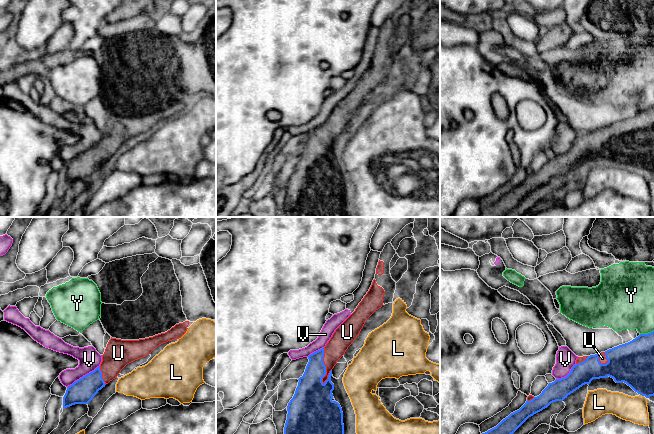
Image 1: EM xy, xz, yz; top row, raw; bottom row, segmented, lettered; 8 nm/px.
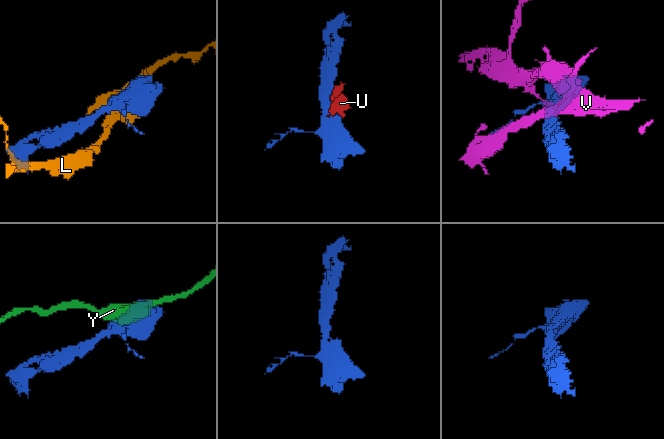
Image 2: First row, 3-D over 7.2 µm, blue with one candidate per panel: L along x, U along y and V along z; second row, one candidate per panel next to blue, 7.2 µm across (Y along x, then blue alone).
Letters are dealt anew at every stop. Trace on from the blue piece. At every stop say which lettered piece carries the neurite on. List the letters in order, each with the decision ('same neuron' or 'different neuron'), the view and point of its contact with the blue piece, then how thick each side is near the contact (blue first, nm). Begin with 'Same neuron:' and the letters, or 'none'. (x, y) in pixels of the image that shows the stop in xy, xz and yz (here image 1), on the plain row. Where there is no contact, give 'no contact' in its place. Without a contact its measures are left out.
Same neuron: U
L: different neuron; contact yz (642, 171); calibres 320 and 200 nm
U: same neuron; contact xz (325, 142); calibres 240 and 160 nm
V: different neuron; contact xy (83, 152); calibres 200 and 180 nm
Y: different neuron; contact yz (646, 110); calibres 340 and 360 nm

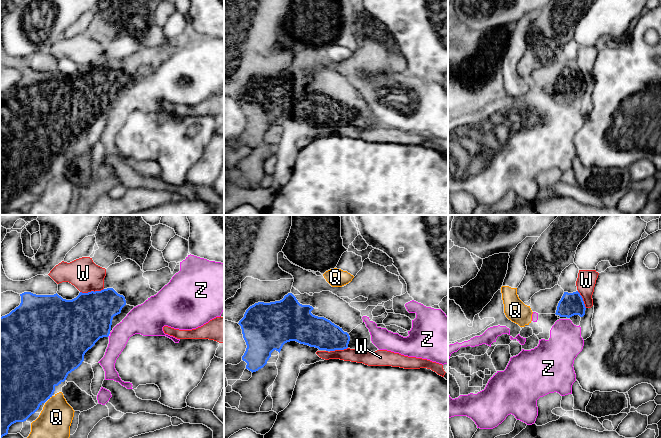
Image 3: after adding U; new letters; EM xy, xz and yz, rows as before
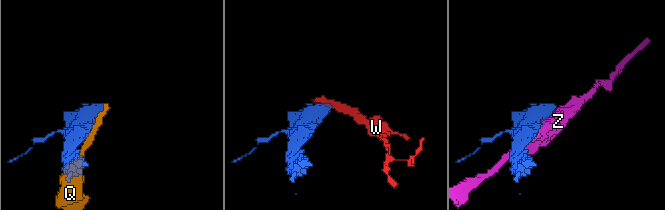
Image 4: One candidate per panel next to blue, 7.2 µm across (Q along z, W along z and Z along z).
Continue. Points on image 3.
Same neuron: none
Q: different neuron; no contact
W: different neuron; contact xy (91, 67); calibres 380 and 240 nm
Z: different neuron; no contact

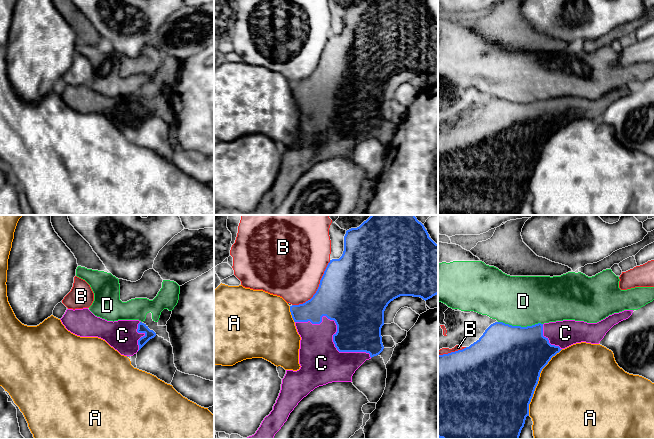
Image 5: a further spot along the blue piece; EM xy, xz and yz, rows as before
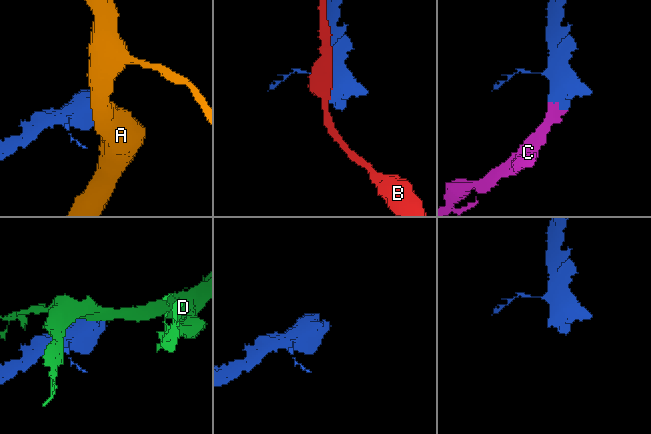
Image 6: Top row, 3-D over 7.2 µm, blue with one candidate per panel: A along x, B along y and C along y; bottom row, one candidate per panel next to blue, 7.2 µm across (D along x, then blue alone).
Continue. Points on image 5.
Same neuron: C
A: different neuron; contact yz (538, 156); calibres 500 and 500 nm
B: different neuron; contact xz (318, 64); calibres 500 and 460 nm
C: same neuron; contact xz (336, 108); calibres 420 and 320 nm
D: different neuron; contact yz (520, 102); calibres 500 and 400 nm

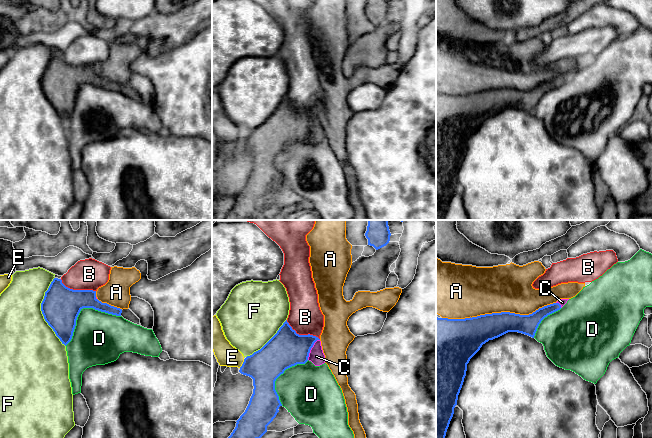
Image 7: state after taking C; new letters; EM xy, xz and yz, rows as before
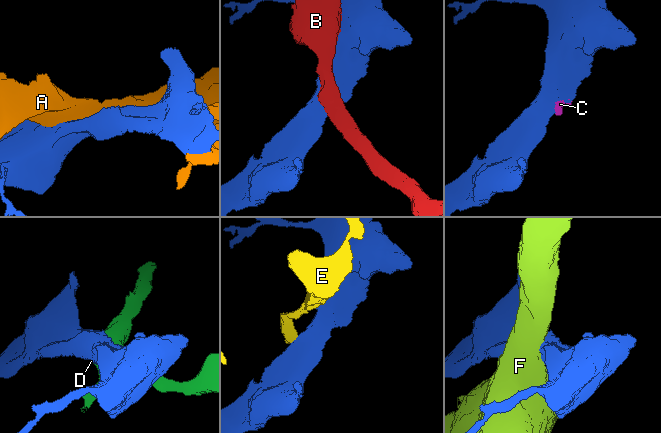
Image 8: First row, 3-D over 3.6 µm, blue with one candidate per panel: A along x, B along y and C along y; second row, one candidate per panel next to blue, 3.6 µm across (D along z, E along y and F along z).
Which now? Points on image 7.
Same neuron: C
A: different neuron; contact yz (498, 89); calibres 240 and 380 nm
B: different neuron; contact xy (77, 66); calibres 300 and 260 nm
C: same neuron; contact xz (310, 125); calibres 300 and 120 nm
D: different neuron; contact xy (83, 83); calibres 300 and 380 nm
E: different neuron; contact xz (243, 139); calibres 280 and 170 nm
F: different neuron; contact xy (42, 88); calibres 300 and 420 nm

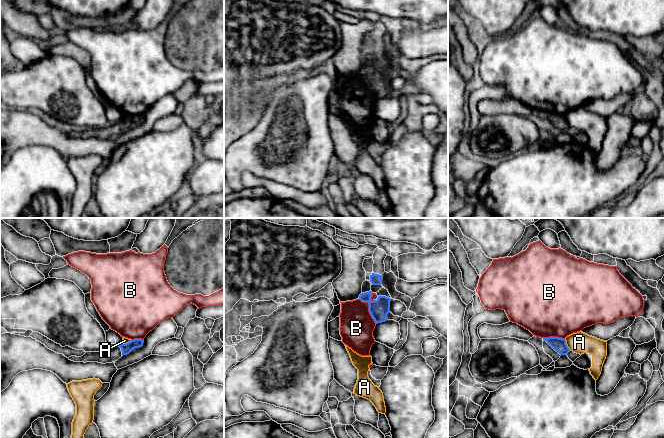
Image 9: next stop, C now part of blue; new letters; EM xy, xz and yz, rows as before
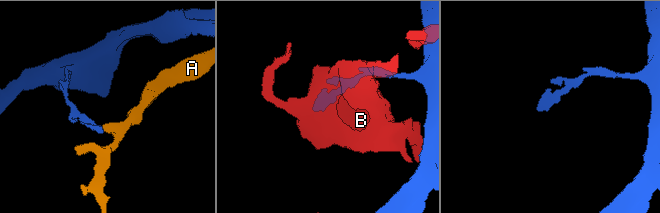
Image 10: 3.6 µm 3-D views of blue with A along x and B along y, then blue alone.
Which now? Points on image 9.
Same neuron: none
A: different neuron; contact yz (566, 121); calibres 110 and 170 nm
B: different neuron; contact xz (369, 85); calibres 150 and 280 nm

